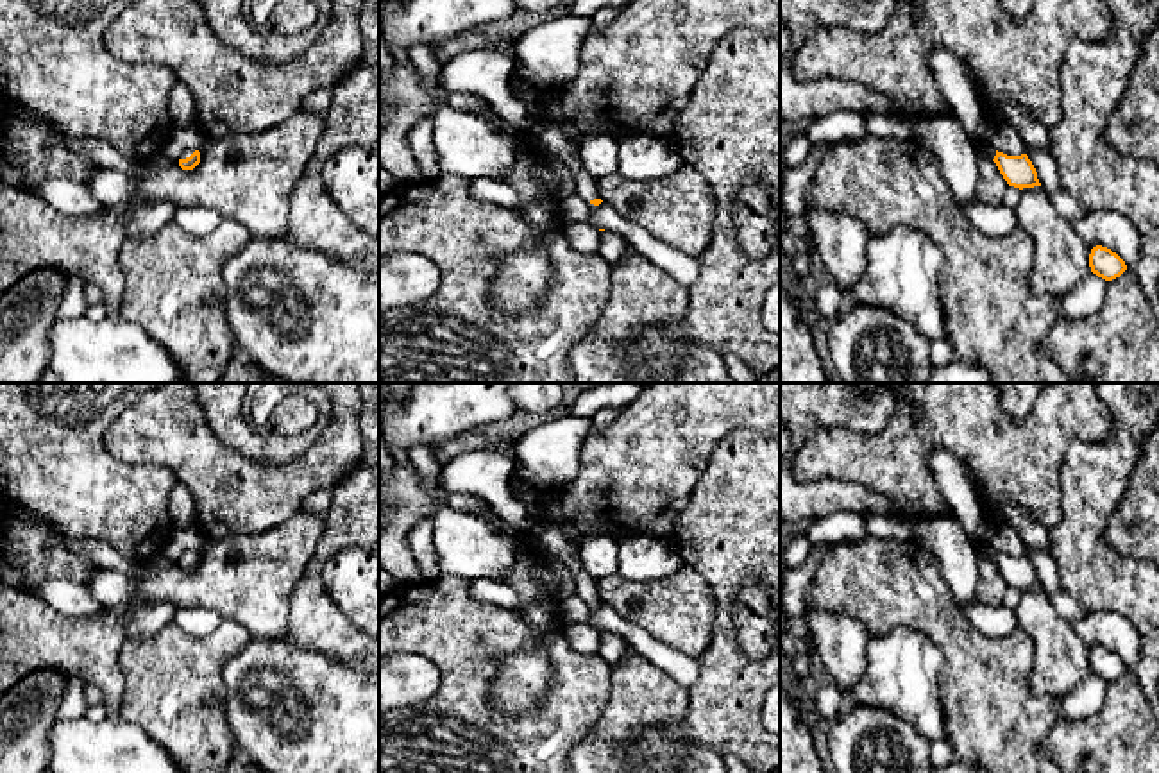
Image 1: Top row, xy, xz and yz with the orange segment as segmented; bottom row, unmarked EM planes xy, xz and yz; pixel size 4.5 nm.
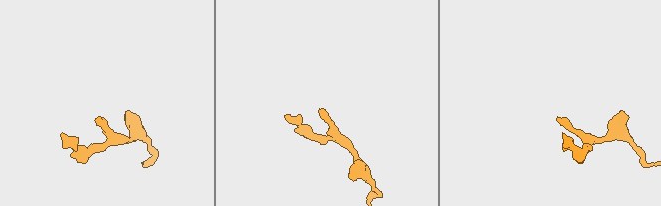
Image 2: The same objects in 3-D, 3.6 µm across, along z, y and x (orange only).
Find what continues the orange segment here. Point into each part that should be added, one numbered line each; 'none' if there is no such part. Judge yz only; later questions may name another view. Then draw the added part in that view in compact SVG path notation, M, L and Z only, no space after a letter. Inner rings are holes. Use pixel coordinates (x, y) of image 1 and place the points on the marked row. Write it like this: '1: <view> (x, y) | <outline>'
1: yz (982, 147) | M982 138L973 140L973 147L978 156L987 156L989 159L994 159L994 156L996 156L996 150Z

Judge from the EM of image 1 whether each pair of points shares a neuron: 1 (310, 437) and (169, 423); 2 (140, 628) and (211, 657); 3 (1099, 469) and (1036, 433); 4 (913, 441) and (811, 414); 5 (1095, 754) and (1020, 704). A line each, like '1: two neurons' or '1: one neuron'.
1: two neurons
2: two neurons
3: two neurons
4: two neurons
5: two neurons

